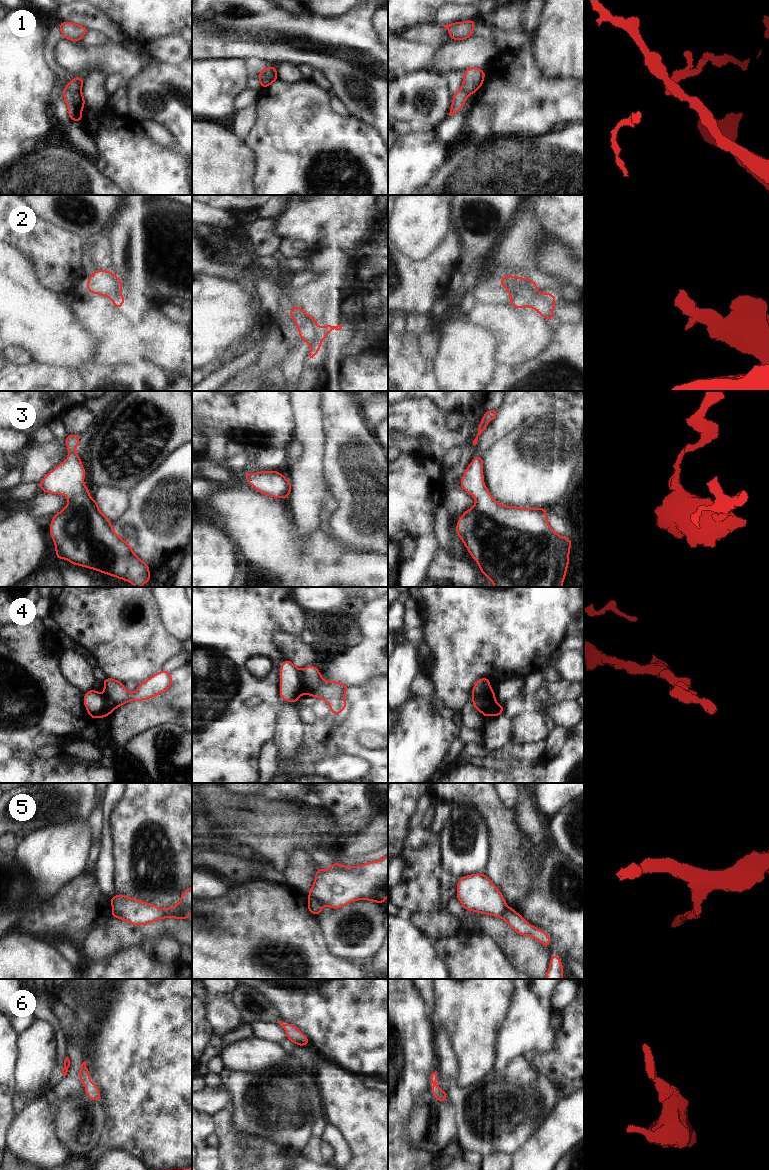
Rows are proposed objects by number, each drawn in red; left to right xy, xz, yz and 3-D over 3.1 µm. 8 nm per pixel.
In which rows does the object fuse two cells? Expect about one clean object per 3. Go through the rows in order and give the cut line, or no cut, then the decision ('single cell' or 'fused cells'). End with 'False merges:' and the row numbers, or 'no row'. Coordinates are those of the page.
1: cut in xy along (64, 90), (80, 92); fused cells
2: no cut; single cell
3: no cut; single cell
4: cut in yz along (494, 696), (481, 700), (483, 705), (481, 712); fused cells
5: cut in xz along (309, 896), (317, 899), (323, 905); fused cells
6: no cut; single cell
False merges: 1, 4, 5

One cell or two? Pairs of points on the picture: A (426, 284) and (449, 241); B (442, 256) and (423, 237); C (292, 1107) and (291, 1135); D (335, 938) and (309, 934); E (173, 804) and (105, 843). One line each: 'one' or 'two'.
A: one
B: two
C: one
D: two
E: two

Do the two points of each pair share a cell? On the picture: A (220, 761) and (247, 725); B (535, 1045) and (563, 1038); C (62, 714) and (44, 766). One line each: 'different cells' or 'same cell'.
A: same cell
B: different cells
C: different cells

